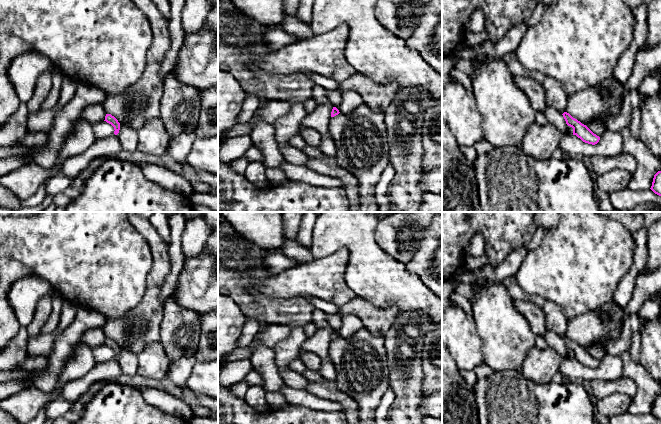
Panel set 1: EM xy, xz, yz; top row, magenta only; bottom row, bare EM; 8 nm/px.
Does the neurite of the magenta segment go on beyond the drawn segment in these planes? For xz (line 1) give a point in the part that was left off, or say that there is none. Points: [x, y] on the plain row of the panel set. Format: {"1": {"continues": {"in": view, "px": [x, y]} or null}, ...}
{"1": {"continues": null}}

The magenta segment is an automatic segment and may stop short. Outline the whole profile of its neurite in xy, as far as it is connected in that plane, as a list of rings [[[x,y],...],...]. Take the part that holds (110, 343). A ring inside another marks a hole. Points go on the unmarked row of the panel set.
[[[106,338],[105,340],[105,344],[107,347],[111,348],[114,351],[114,358],[117,359],[119,357],[120,354],[120,347],[118,346],[118,344],[112,340],[111,338]]]

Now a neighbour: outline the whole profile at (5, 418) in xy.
[[[0,409],[0,424],[18,424],[18,423],[13,419],[13,417],[9,413]]]

